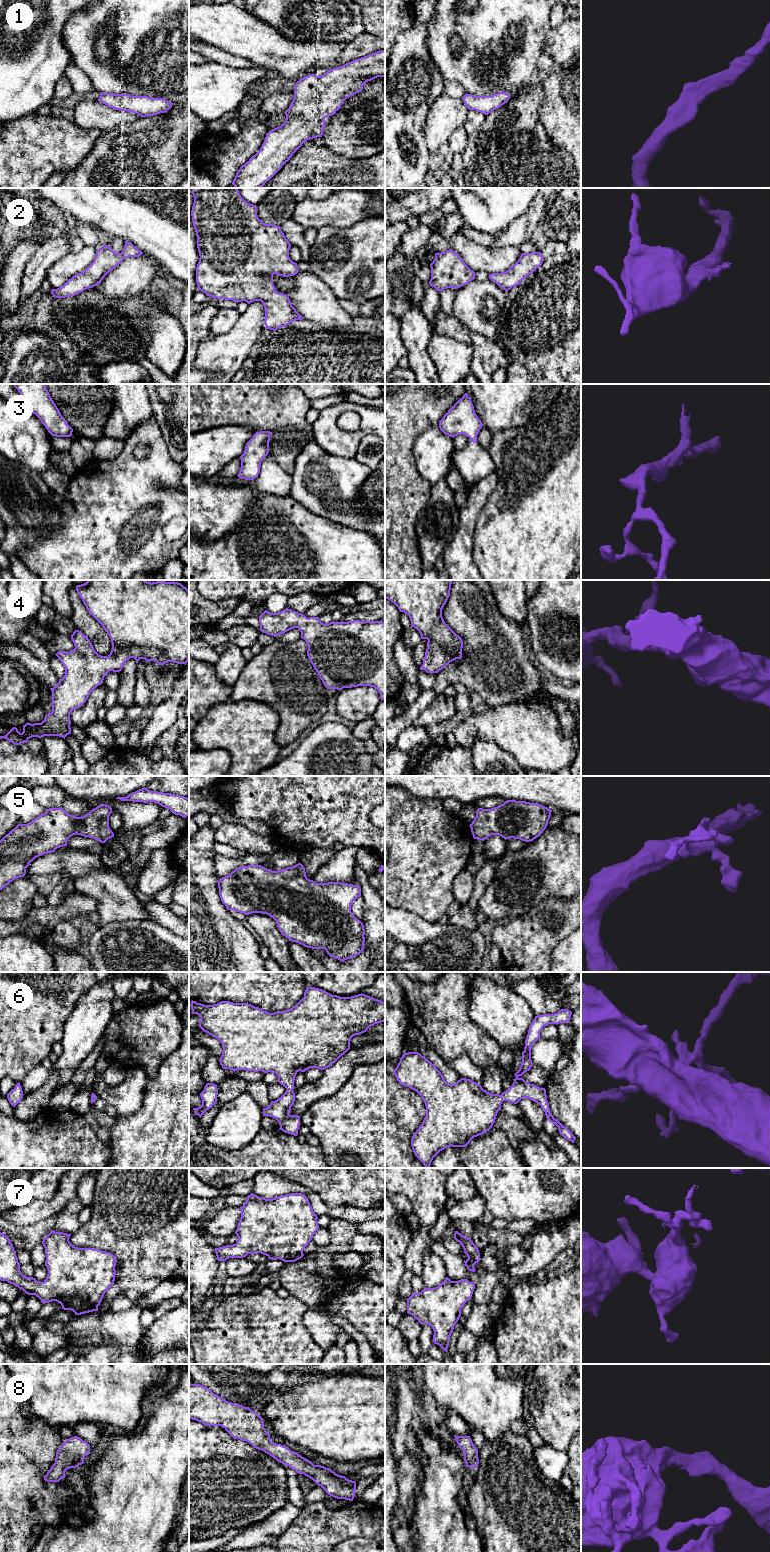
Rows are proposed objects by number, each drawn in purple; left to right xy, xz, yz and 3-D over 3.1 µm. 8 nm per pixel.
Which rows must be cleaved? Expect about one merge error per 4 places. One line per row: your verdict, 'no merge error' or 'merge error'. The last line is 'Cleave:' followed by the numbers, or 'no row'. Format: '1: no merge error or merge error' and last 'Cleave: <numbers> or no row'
1: no merge error
2: no merge error
3: no merge error
4: no merge error
5: no merge error
6: no merge error
7: no merge error
8: no merge error
Cleave: no row

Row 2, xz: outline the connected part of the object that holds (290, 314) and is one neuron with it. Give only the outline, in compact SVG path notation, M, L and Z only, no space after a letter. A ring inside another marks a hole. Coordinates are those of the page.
M189 188L194 203L191 210L192 222L197 236L199 262L196 267L198 290L217 299L245 301L248 304L261 301L265 308L265 326L276 331L303 317L292 306L288 295L275 291L273 275L283 277L296 275L297 263L289 257L290 242L286 239L280 226L265 224L258 218L256 205L246 202L237 188Z

